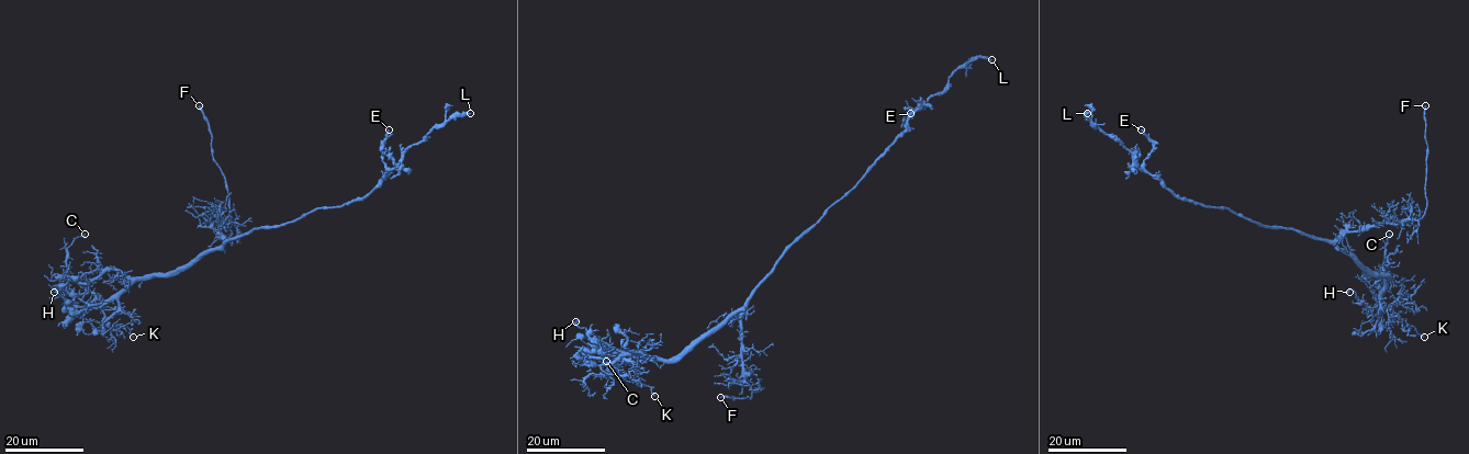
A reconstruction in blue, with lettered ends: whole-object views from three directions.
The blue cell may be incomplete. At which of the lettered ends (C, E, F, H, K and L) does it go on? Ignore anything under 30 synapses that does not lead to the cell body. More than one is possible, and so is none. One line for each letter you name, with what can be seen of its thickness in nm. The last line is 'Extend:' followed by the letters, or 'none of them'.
F: calibre 280 nm
Extend: F

